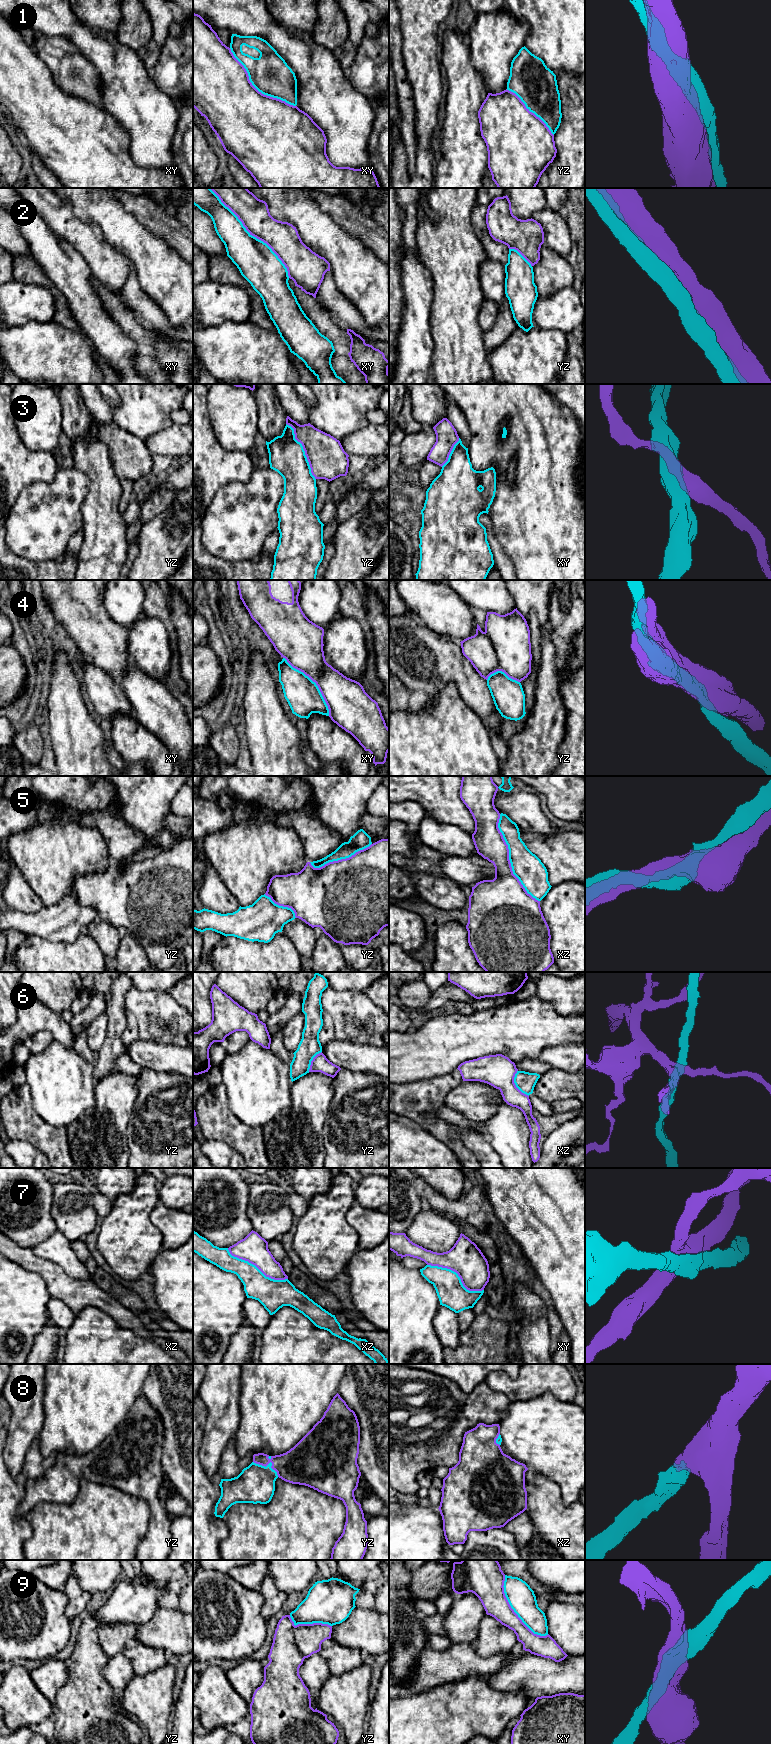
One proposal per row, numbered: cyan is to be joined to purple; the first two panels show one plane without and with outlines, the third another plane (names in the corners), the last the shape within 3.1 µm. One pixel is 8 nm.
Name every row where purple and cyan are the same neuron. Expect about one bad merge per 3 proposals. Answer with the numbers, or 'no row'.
1, 2, 5, 8

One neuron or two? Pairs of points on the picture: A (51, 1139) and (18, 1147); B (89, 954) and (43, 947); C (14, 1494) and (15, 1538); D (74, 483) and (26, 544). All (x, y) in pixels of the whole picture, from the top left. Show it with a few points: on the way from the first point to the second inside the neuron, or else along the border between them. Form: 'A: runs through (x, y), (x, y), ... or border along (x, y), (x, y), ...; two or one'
A: border along (10, 1138), (28, 1141), (38, 1150); two
B: runs through (78, 954), (54, 954); one
C: runs through (11, 1505), (11, 1527); one
D: runs through (63, 498), (40, 523), (37, 529); one

